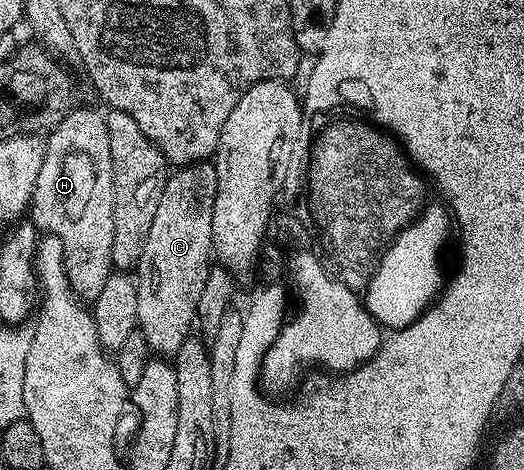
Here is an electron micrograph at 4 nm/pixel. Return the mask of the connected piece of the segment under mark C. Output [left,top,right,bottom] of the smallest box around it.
[137,161,217,357]

